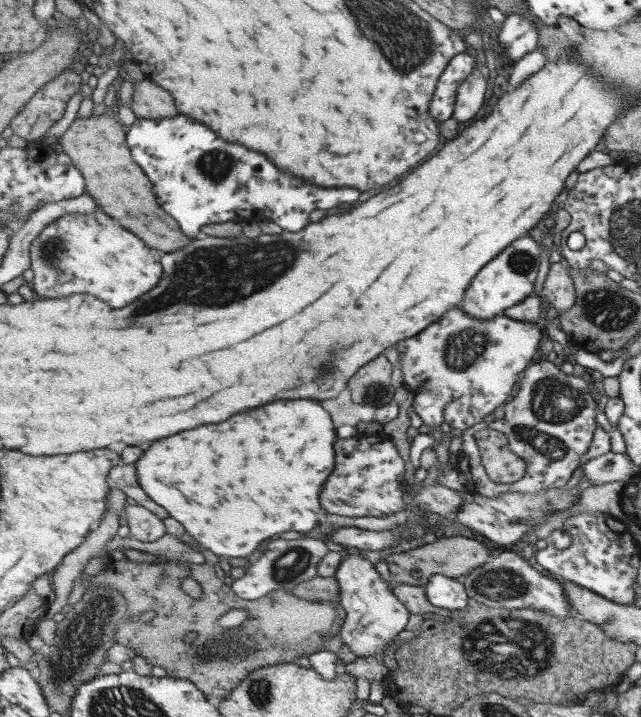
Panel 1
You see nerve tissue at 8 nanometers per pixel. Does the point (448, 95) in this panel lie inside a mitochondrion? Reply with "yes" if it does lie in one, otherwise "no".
no

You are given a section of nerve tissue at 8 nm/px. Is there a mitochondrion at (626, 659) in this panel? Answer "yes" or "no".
no

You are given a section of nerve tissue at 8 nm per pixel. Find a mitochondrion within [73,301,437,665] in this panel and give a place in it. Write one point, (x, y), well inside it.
(241, 643)

